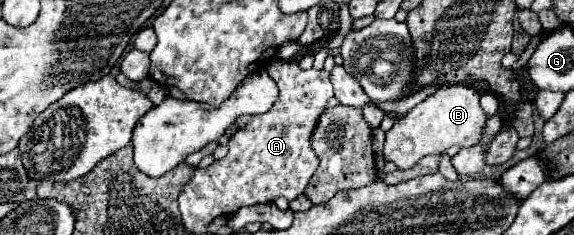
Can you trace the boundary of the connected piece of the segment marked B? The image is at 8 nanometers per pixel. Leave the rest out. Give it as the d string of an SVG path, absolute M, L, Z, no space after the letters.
M456 84L442 86L436 94L414 106L406 116L400 116L396 124L386 132L384 160L394 162L398 168L412 168L422 156L442 154L450 146L472 146L478 142L486 124L486 116L480 108L480 94L472 86Z

